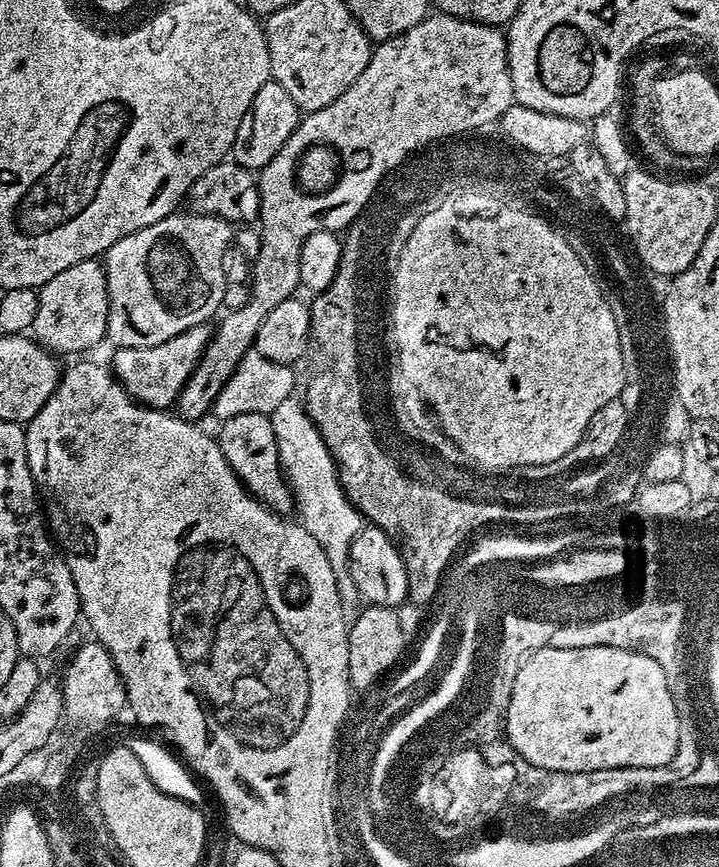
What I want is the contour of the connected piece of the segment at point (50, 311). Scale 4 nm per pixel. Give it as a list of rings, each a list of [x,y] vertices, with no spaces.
[[[99,259],[83,260],[78,266],[70,266],[70,270],[58,274],[58,278],[39,289],[38,295],[40,305],[30,332],[41,348],[65,358],[88,352],[108,340],[108,269]]]

